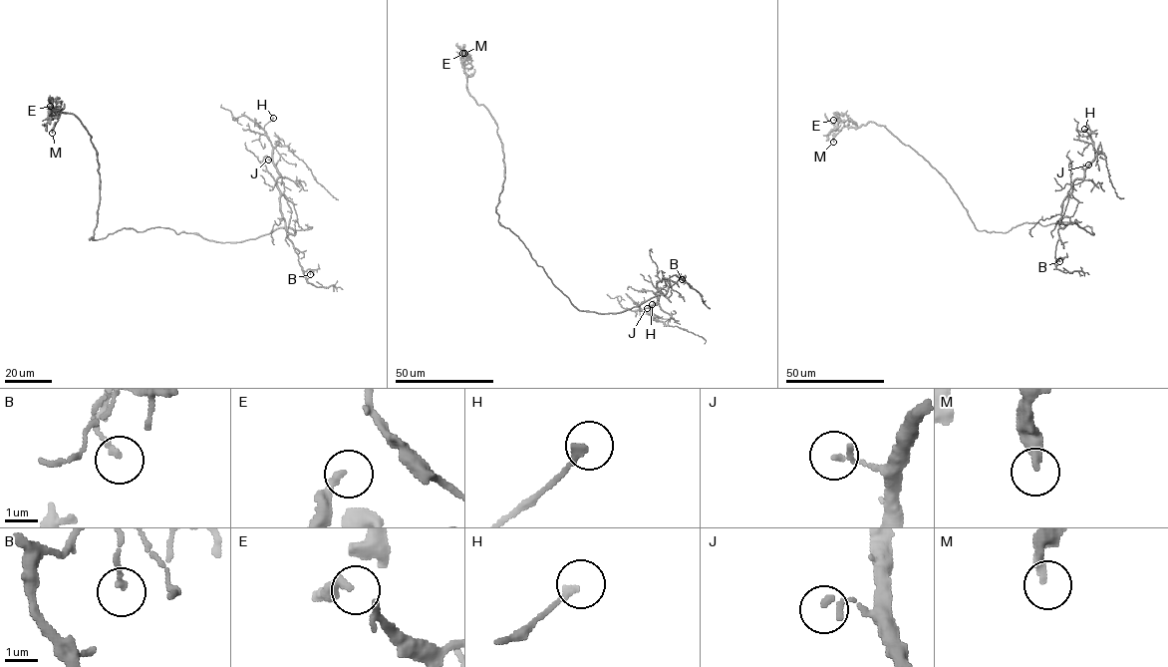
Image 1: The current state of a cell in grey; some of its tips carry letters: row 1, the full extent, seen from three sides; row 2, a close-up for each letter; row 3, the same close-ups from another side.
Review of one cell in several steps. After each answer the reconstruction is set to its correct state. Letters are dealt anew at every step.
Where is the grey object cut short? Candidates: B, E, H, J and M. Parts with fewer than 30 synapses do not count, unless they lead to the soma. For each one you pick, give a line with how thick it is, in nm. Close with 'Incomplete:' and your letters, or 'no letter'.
Incomplete: no letter

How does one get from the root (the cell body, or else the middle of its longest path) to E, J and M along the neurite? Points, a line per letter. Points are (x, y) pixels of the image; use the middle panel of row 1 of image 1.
E: (547, 274), (519, 237), (498, 220), (495, 206), (504, 179), (502, 144), (490, 113), (467, 91), (462, 53)
J: (547, 274), (579, 310), (598, 313), (622, 312), (665, 294), (665, 279), (657, 282), (657, 303), (647, 308)
M: (547, 274), (498, 220), (502, 144), (490, 113), (467, 91), (462, 62), (469, 59), (464, 53)

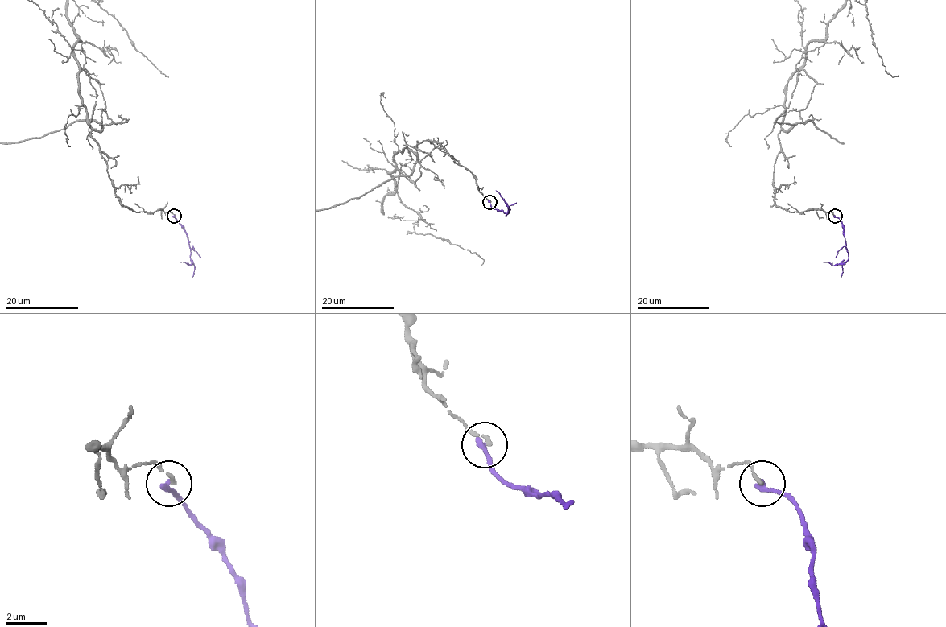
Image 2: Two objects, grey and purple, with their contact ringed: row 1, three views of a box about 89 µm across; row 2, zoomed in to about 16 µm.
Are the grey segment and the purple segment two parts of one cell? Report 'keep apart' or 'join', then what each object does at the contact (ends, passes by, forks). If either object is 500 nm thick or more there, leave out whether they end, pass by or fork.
keep apart; grey ends there; purple ends there

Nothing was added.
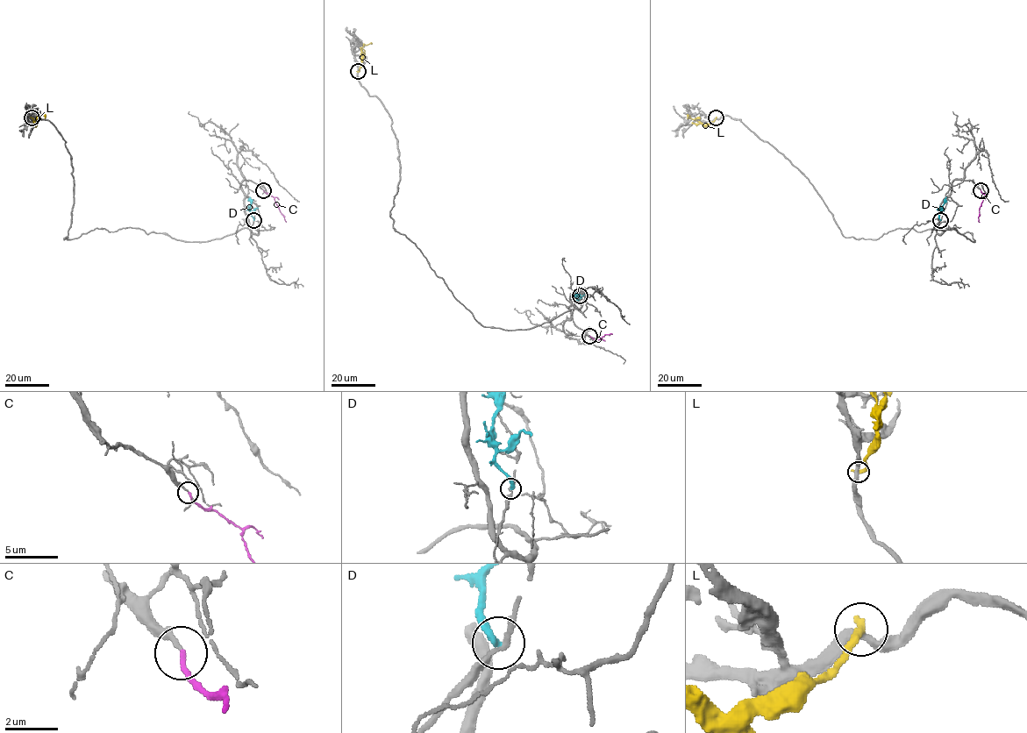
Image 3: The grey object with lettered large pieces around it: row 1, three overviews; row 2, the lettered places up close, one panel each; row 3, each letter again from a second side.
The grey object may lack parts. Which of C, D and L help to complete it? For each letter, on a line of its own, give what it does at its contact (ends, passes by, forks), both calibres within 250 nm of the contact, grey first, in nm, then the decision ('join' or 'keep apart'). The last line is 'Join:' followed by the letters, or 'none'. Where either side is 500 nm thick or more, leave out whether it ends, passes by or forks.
C: it ends there; 110 nm thick on the grey side, 200 nm on the other; join
D: it ends there; 220 nm thick on the grey side, 300 nm on the other; keep apart
L: it ends there; 320 nm thick on the grey side, 320 nm on the other; keep apart
Join: C

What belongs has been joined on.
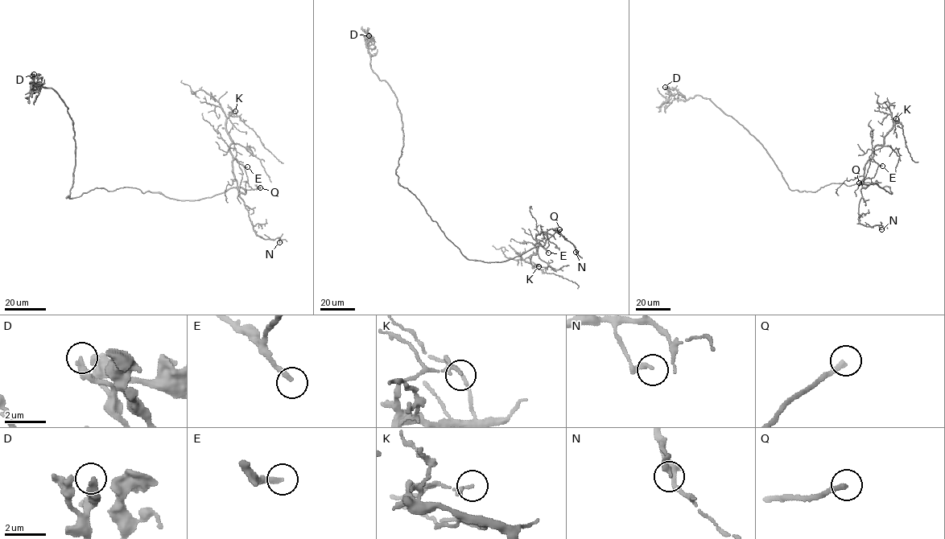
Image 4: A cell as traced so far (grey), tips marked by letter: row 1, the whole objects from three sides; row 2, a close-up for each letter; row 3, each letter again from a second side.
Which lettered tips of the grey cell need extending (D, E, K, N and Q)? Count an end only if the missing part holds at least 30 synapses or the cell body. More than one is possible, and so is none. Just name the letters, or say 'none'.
E, Q

